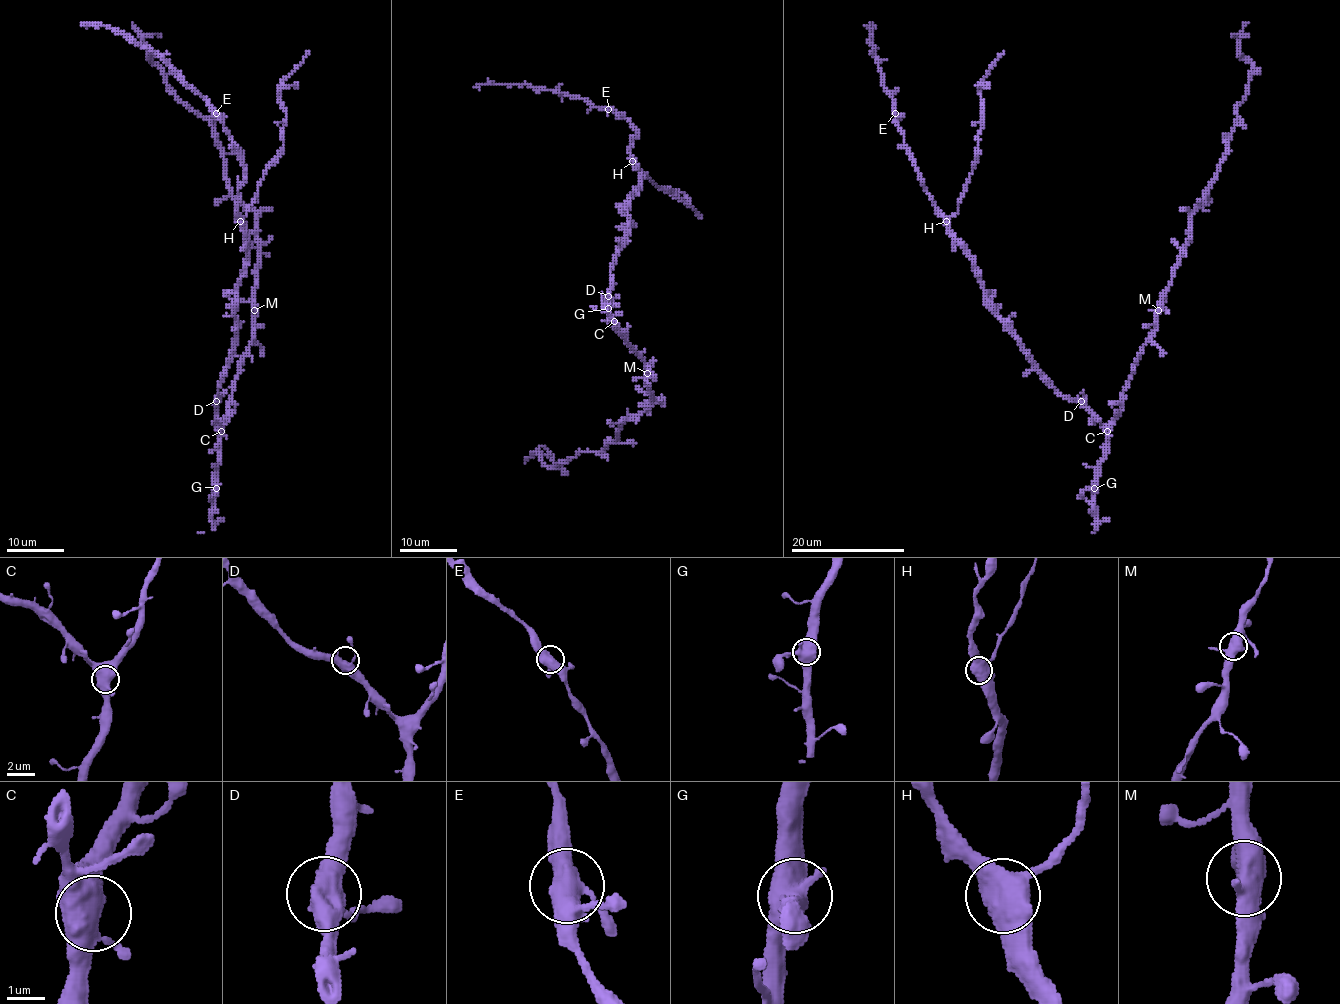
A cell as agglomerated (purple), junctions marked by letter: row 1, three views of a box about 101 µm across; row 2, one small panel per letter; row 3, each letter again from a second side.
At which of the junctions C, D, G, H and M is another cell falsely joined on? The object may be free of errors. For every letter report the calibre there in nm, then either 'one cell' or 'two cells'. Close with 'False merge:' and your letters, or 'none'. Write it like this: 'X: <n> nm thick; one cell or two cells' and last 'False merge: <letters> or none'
C: 480 nm thick; one cell
D: 480 nm thick; one cell
G: 550 nm thick; one cell
H: 650 nm thick; one cell
M: 500 nm thick; one cell
False merge: none

